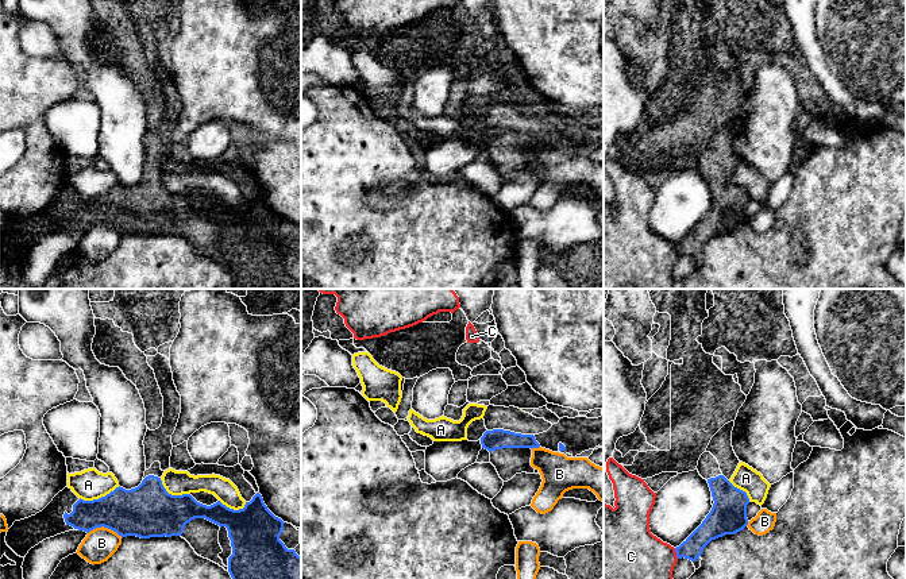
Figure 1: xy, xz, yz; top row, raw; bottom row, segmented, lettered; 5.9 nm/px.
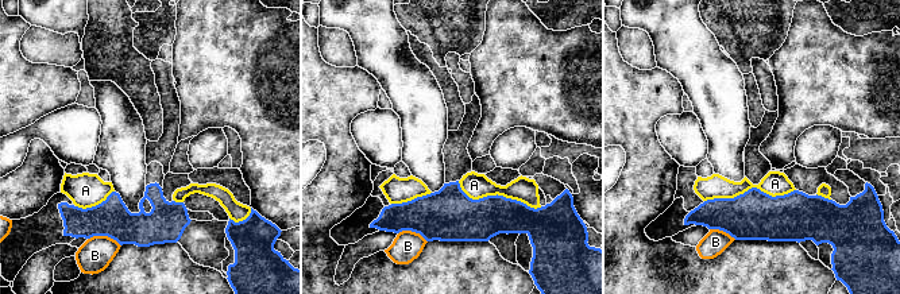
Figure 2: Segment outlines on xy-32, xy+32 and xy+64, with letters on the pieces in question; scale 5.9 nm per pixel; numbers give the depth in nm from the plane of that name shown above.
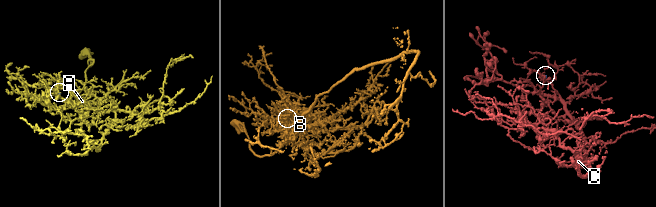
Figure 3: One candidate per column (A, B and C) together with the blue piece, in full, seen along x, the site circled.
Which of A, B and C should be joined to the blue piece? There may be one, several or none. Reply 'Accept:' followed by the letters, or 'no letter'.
Accept: no letter

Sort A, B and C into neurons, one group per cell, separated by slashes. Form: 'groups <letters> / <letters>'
groups A / B / C

